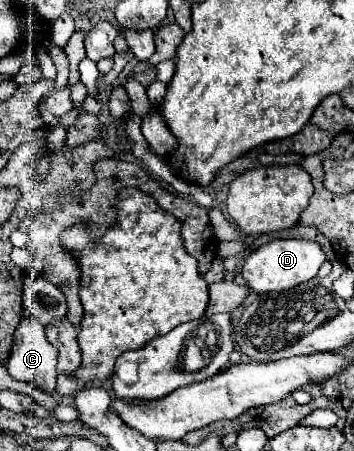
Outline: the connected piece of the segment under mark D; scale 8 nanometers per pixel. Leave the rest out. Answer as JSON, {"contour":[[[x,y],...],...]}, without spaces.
{"contour":[[[300,238],[272,240],[248,256],[248,260],[242,268],[242,276],[248,282],[248,286],[258,294],[282,292],[282,290],[290,290],[290,288],[314,278],[318,274],[320,266],[324,264],[324,260],[326,260],[326,254],[312,240],[300,240]]]}

